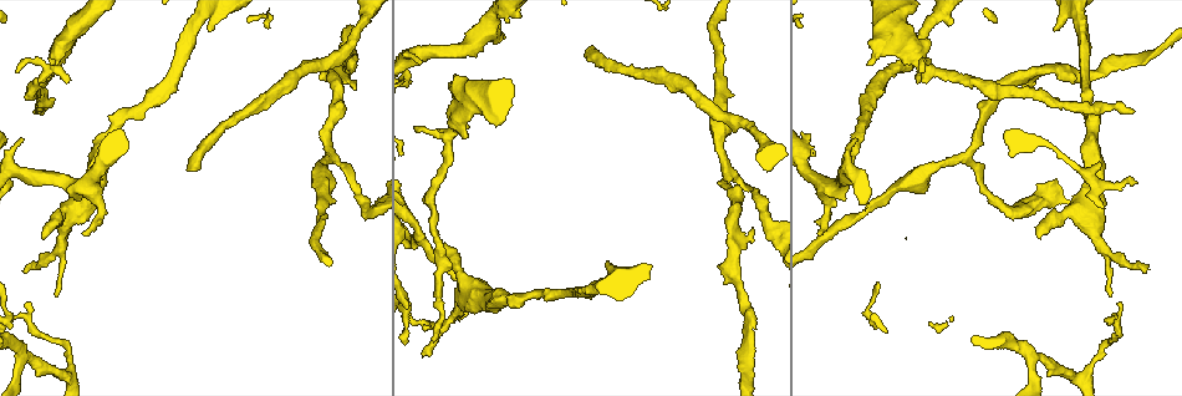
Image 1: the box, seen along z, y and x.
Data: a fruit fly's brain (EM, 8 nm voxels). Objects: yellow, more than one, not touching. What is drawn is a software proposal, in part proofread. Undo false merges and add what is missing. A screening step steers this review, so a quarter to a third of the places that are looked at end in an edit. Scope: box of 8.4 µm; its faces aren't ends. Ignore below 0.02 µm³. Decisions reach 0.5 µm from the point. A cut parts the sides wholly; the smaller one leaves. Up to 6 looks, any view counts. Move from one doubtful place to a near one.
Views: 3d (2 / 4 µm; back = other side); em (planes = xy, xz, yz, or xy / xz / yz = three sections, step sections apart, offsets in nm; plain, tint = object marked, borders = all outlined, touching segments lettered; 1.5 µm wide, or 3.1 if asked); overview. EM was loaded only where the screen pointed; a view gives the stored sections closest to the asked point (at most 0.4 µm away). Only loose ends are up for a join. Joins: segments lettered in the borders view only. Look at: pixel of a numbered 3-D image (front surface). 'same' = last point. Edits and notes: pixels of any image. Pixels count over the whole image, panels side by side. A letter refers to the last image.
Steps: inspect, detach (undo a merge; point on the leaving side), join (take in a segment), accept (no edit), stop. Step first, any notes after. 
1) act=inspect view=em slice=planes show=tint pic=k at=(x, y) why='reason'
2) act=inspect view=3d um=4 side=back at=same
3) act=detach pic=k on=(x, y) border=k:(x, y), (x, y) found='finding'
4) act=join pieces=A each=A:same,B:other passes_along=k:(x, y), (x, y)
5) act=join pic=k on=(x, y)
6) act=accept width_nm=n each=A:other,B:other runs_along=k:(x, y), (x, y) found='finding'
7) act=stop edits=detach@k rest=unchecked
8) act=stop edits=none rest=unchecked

act=inspect view=3d um=2 side=back pic=1 at=(449, 135) why='sudden change in width'

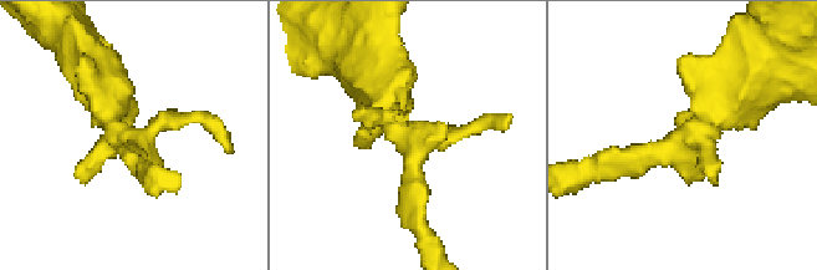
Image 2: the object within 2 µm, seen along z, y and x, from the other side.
act=inspect view=em slice=yz step=4 show=tint pic=2 at=(134, 142)

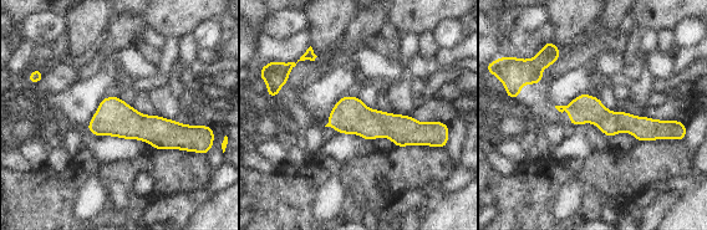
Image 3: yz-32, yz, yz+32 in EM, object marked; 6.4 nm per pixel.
act=inspect view=em slice=xz step=4 show=borders at=same why='cut it another way'

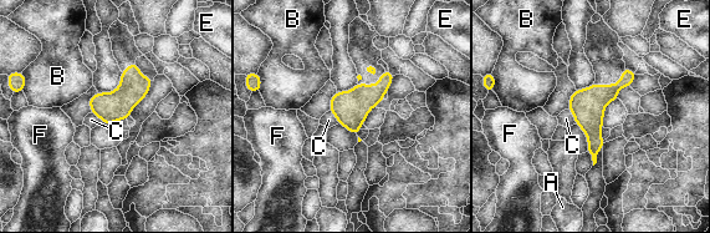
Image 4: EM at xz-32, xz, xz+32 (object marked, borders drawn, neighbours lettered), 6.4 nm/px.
act=accept width_nm=190 each=A:other,B:other,C:other,E:other,F:other runs_along=4:(632, 75), (593, 109), (593, 152) found='one neuron here'

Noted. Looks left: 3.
act=inspect view=3d um=4 pic=1 at=(433, 340) why='thin end'

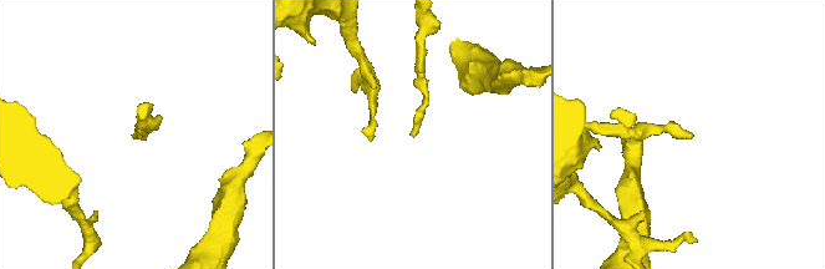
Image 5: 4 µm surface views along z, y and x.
act=inspect view=em slice=xz step=4 show=borders pic=5 at=(135, 135)

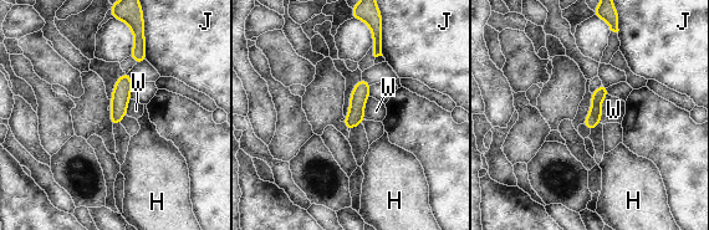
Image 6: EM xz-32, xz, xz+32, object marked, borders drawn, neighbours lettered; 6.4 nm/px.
act=accept each=H:other,J:other,W:other border=6:(607, 93), (601, 105), (600, 122) found='no lettered segment goes on from it'

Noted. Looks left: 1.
act=stop edits=none rest=unchecked

